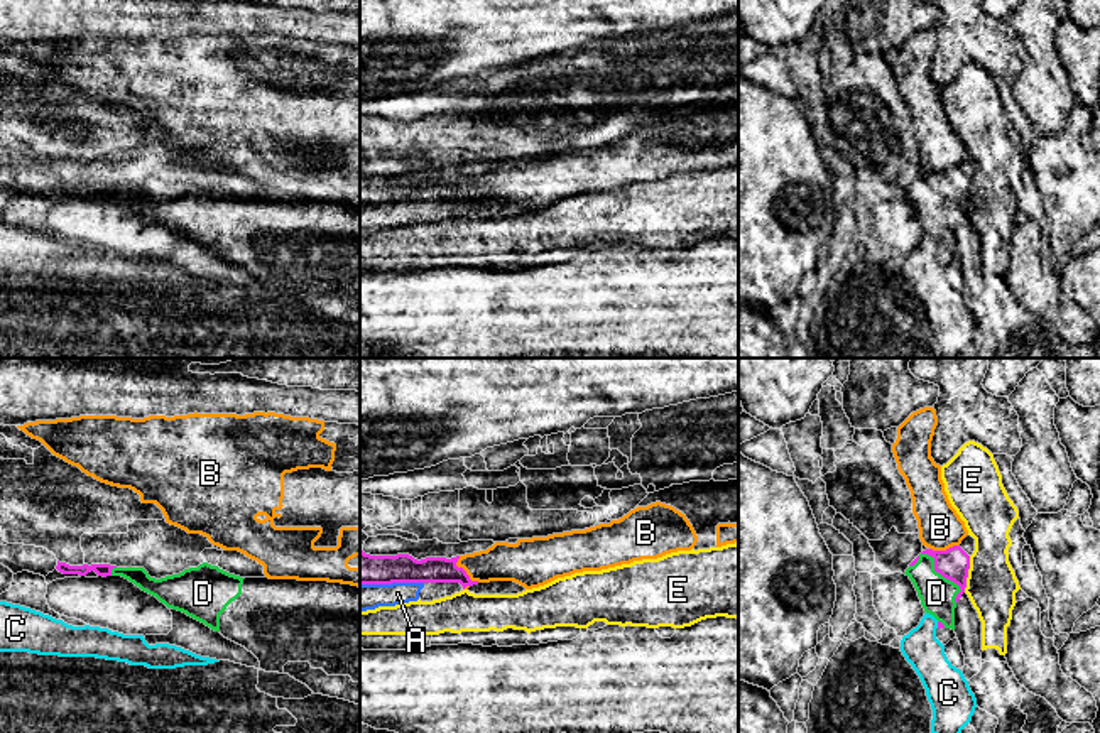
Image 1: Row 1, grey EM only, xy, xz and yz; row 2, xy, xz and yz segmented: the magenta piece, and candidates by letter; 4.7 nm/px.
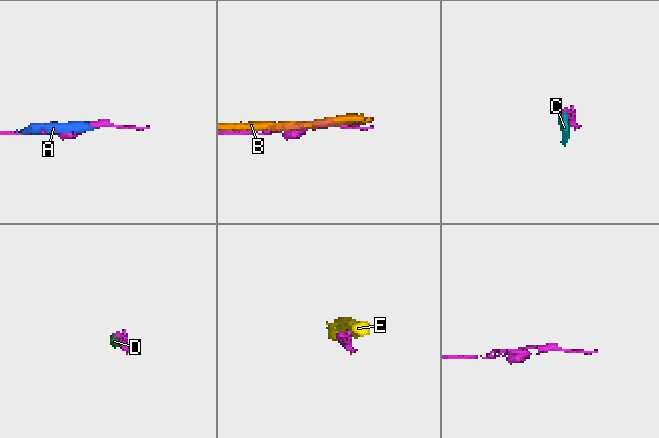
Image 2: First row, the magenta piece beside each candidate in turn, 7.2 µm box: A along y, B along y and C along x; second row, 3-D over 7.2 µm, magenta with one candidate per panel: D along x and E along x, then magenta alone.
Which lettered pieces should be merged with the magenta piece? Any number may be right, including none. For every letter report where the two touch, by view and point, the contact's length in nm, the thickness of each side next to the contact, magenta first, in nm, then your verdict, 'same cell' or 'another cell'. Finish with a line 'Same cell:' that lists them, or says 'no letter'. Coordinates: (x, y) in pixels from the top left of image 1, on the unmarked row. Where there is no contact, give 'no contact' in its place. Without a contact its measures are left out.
A: xz (391, 205) | 300 nm | 150/130 nm | same cell
B: xz (465, 193) | 160 nm | 130/180 nm | another cell
C: yz (938, 247) | 30 nm | 30/180 nm | another cell
D: yz (943, 198) | 300 nm | 150/170 nm | same cell
E: yz (967, 196) | 180 nm | 150/240 nm | another cell
Same cell: A, D

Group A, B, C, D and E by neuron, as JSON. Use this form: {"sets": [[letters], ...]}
{"sets": [["A", "D"], ["B"], ["C"], ["E"]]}

